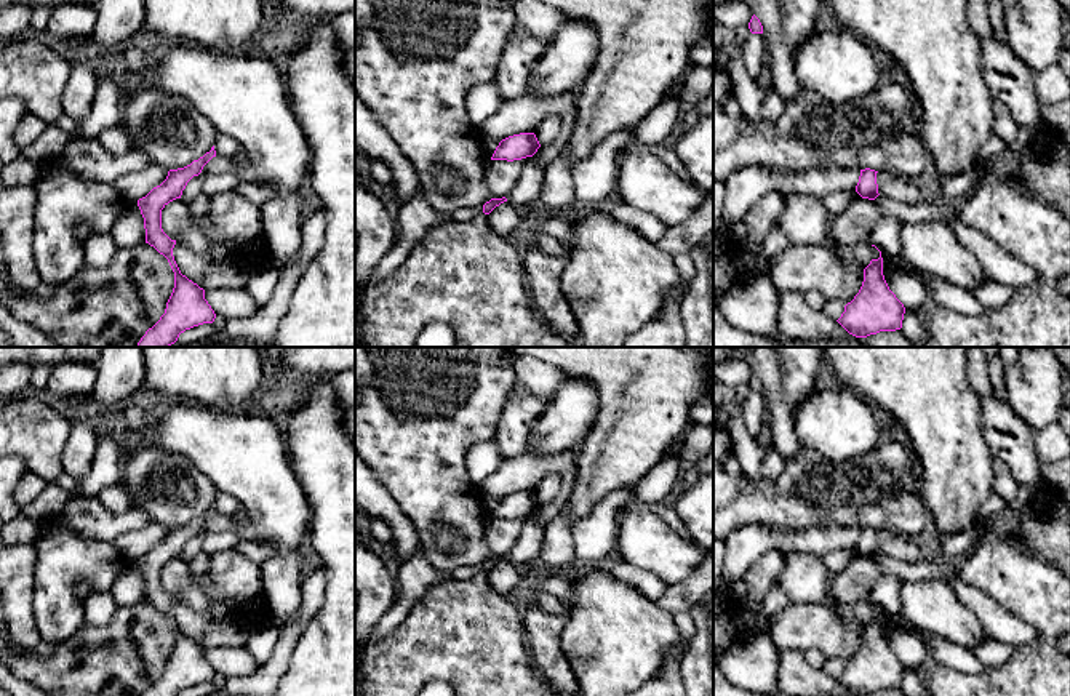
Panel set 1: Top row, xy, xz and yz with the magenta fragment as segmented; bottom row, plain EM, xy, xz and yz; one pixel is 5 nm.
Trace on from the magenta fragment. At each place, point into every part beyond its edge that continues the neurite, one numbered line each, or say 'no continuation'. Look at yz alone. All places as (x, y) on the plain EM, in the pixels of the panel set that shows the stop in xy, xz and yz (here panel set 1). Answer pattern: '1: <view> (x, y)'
no continuation

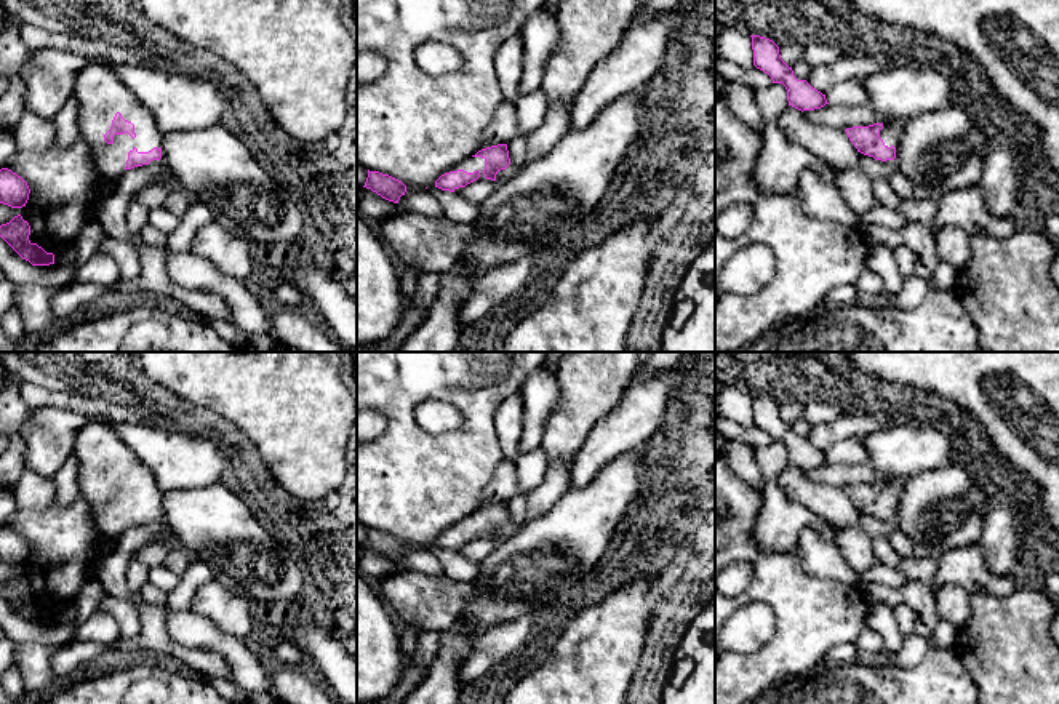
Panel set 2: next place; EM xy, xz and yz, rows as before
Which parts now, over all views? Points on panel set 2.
1: xy (99, 453)

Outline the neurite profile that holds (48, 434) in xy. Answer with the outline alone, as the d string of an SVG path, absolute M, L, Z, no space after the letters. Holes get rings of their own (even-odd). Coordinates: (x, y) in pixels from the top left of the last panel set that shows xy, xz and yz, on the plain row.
M34 408L21 429L26 469L54 478L74 453L75 437L86 421L61 408Z

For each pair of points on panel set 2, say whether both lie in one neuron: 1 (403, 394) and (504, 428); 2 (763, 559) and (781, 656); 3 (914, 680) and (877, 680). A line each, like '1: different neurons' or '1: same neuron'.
1: different neurons
2: same neuron
3: same neuron

